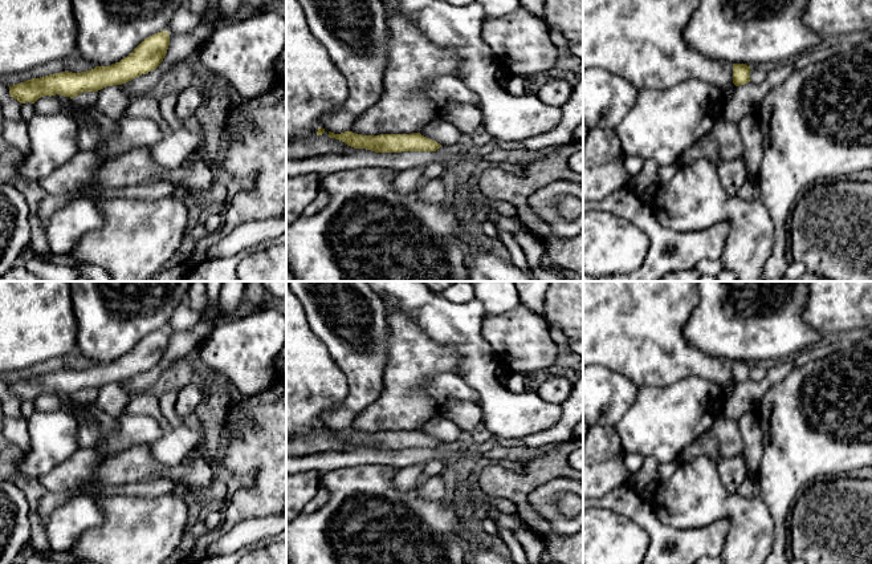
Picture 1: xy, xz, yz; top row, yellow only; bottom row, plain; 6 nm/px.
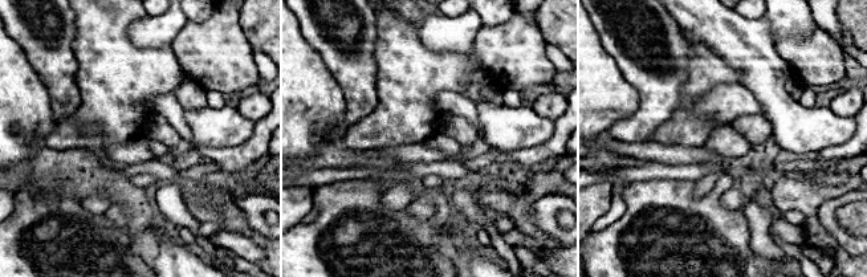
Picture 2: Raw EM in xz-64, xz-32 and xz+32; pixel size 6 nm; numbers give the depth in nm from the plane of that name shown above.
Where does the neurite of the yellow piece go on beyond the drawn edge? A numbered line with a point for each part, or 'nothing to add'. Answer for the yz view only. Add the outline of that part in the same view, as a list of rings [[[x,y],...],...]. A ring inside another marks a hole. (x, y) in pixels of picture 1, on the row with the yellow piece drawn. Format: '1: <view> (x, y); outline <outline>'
nothing to add

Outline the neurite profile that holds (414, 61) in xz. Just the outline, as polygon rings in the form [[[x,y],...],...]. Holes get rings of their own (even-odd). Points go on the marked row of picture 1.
[[[386,9],[388,25],[388,66],[384,77],[384,94],[376,105],[362,114],[351,130],[362,135],[412,134],[419,133],[433,118],[440,117],[437,107],[425,94],[431,81],[437,77],[459,77],[461,56],[453,48],[443,48],[432,42],[403,13]]]

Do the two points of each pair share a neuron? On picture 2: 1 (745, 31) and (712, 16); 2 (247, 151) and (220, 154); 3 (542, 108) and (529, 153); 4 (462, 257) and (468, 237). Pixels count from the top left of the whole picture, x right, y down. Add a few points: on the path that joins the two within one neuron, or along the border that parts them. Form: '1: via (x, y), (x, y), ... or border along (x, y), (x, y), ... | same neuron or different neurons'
1: via (737, 31), (727, 31), (720, 24) | same neuron
2: via (240, 154), (227, 154) | same neuron
3: border along (564, 111), (554, 121) | different neurons
4: border along (475, 243), (458, 243), (452, 251) | different neurons

